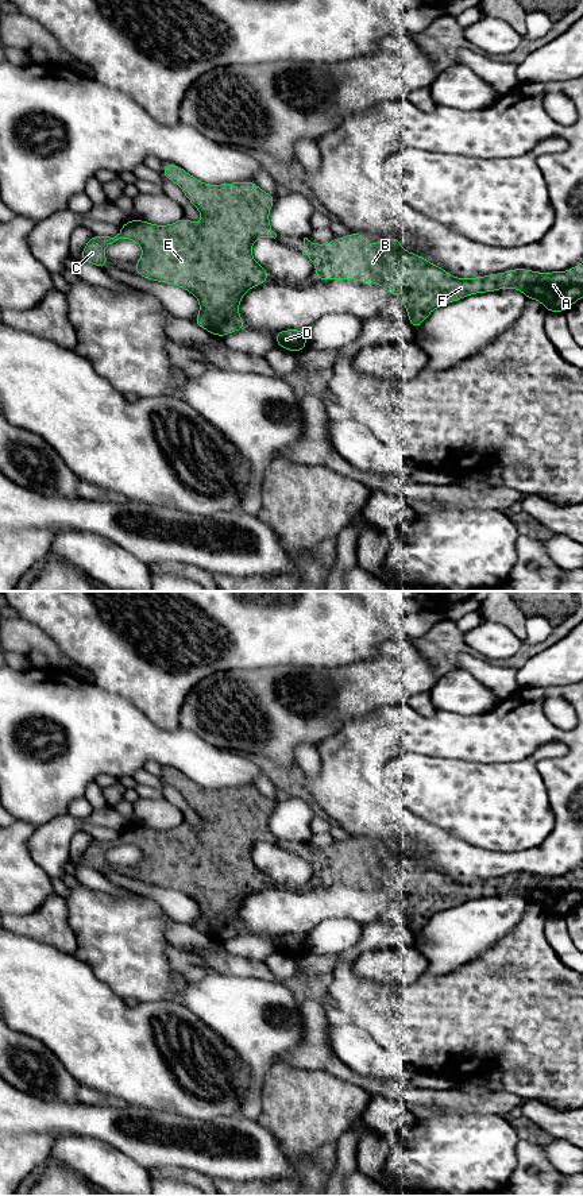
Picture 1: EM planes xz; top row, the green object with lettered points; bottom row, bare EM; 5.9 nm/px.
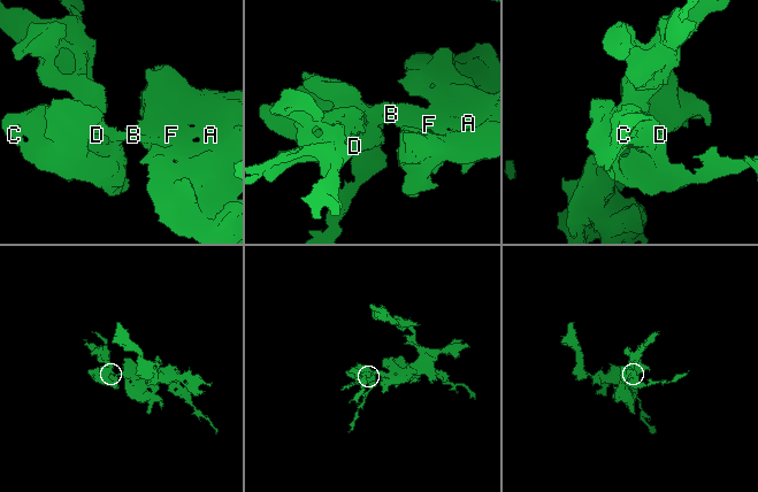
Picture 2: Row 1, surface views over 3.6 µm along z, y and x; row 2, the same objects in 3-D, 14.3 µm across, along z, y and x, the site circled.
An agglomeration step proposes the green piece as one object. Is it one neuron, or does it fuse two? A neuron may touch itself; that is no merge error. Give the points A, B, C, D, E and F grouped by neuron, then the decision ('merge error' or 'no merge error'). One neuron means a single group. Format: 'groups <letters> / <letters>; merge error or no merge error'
groups A B C D E F; no merge error

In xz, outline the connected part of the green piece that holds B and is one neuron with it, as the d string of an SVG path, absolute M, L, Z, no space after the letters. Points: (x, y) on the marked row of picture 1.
M363 232L340 236L328 244L304 238L302 254L313 261L316 279L371 282L397 294L405 304L413 331L433 309L478 293L517 289L528 300L540 301L548 313L565 313L583 298L583 262L567 271L511 269L484 277L455 278L426 258L404 250L397 236L368 246Z

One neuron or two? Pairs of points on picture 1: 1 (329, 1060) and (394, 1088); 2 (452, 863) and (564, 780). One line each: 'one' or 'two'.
1: one
2: one

